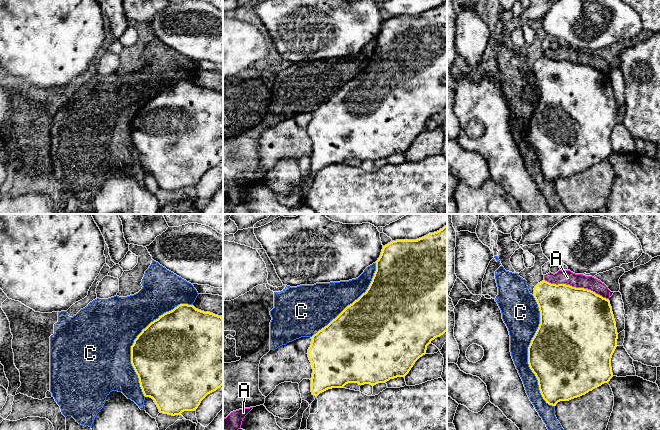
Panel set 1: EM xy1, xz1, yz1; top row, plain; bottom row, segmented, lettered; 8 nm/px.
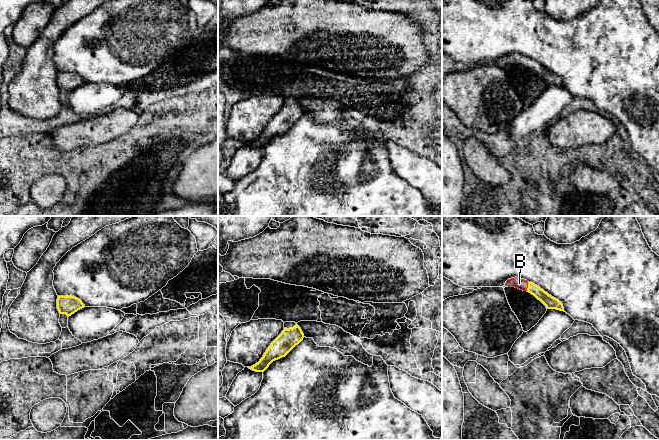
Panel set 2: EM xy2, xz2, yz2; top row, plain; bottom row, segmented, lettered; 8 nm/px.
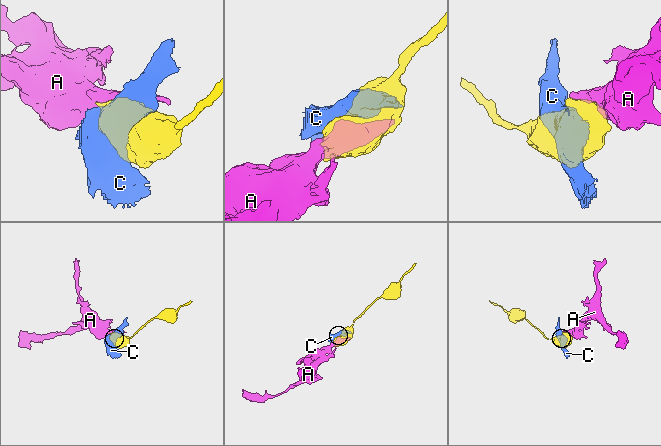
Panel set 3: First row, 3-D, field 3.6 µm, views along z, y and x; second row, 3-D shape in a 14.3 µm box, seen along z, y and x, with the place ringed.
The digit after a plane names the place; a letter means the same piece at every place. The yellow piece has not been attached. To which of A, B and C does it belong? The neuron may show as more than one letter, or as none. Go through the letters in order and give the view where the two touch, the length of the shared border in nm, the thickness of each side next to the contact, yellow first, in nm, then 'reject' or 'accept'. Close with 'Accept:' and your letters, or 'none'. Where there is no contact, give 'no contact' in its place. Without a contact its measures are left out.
A: contact in yz1; length 550 nm; calibres 500 and 120 nm; reject
B: contact in yz2; length 70 nm; calibres 100 and 90 nm; accept
C: contact in xy1; length 850 nm; calibres 500 and 480 nm; reject
Accept: B

